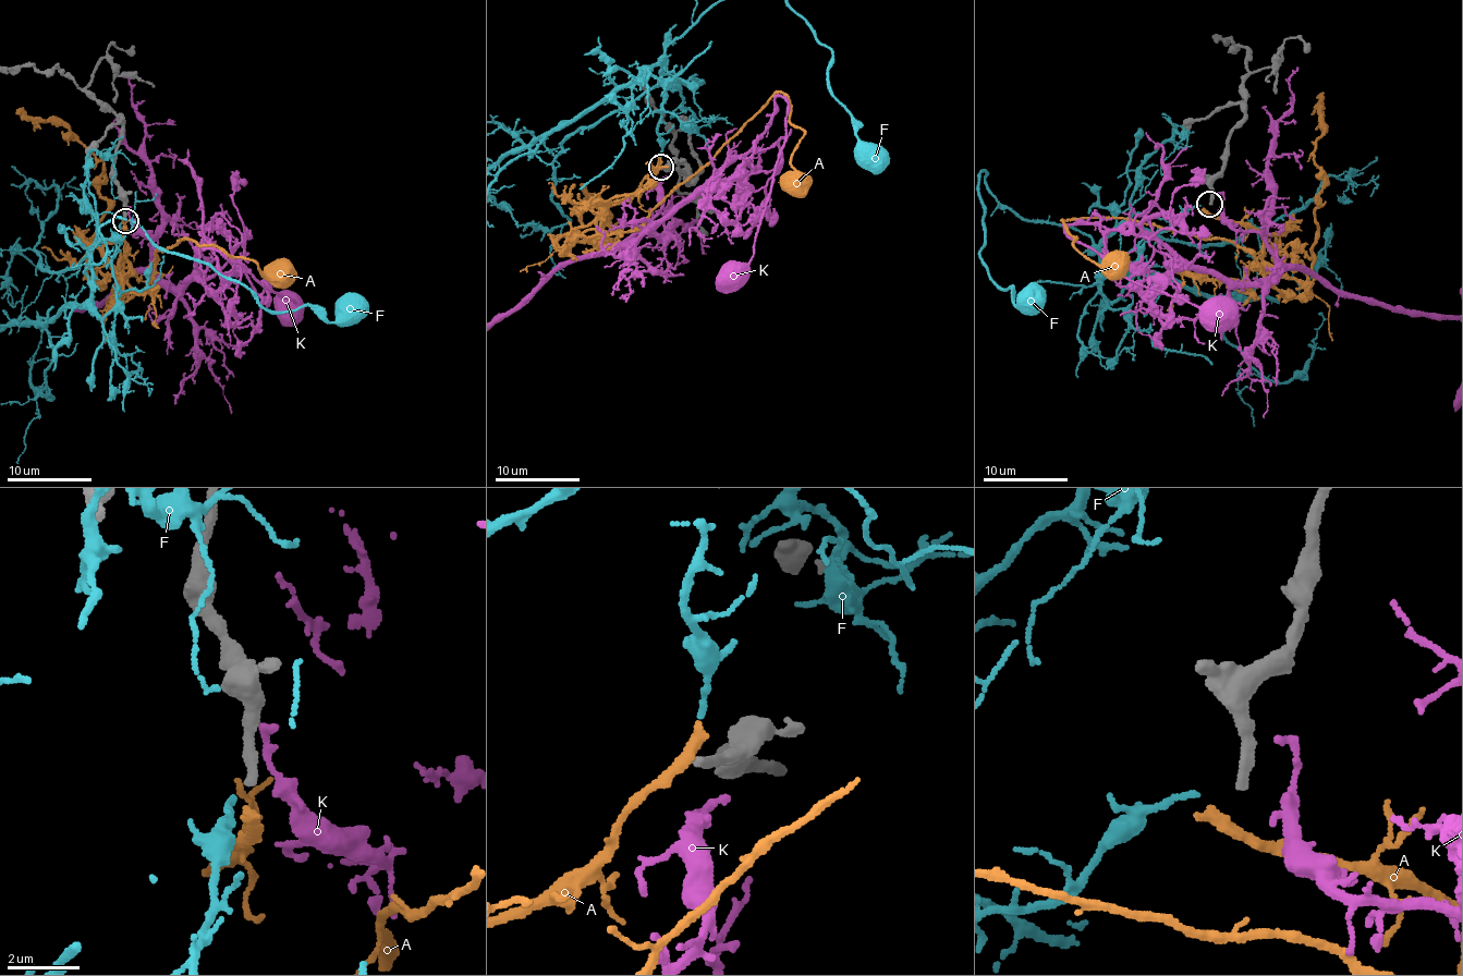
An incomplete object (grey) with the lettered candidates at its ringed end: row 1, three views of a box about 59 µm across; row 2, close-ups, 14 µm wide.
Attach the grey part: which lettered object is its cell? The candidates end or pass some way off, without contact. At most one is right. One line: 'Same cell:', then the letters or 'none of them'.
Same cell: none of them

